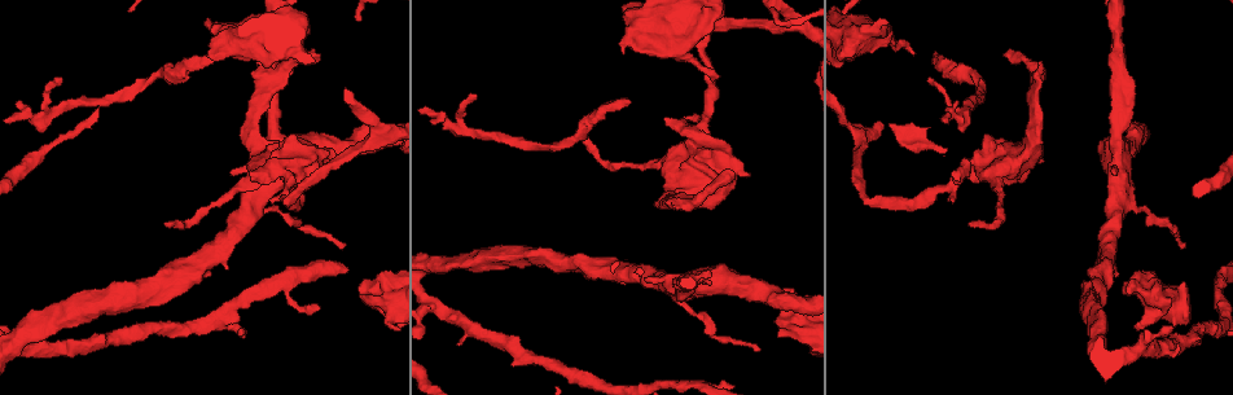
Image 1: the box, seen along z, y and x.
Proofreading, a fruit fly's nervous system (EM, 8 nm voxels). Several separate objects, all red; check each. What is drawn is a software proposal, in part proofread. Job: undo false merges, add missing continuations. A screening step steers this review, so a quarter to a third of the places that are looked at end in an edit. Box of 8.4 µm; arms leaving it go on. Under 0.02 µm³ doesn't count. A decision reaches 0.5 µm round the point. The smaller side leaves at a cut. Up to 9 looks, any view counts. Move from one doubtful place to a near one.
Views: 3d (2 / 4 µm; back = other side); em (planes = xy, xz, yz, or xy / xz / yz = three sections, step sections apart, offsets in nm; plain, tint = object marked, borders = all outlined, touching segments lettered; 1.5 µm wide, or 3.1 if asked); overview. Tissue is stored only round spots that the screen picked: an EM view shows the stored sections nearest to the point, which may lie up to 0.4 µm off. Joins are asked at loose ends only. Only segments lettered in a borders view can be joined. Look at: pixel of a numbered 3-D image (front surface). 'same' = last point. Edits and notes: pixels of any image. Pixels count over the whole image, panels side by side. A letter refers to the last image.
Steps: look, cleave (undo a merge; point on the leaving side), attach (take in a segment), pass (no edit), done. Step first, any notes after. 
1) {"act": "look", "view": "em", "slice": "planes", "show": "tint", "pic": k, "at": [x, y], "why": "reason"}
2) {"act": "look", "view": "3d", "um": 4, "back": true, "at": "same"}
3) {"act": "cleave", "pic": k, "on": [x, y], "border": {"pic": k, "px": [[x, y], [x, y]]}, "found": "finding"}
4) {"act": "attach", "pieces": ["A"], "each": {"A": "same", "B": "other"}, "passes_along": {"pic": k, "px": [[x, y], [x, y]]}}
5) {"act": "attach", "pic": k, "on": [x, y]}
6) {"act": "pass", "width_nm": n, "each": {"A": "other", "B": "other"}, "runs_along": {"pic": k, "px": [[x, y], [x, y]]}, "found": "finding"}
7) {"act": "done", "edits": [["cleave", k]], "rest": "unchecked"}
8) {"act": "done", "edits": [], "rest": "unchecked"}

{"act": "look", "view": "em", "slice": "planes", "show": "borders", "pic": 1, "at": [857, 137], "why": "three arms meet"}

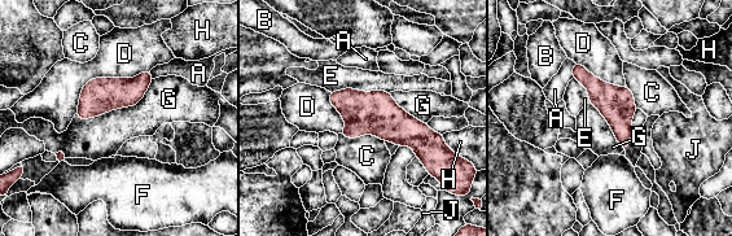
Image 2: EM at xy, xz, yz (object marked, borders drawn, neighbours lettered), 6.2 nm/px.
{"act": "pass", "width_nm": 190, "each": {"A": "other", "B": "other", "C": "other", "D": "other", "E": "other", "F": "other", "G": "other", "H": "other", "J": "other"}, "found": "one neuron here"}

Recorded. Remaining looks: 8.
{"act": "look", "view": "em", "slice": "planes", "show": "borders", "pic": 1, "at": [165, 224]}

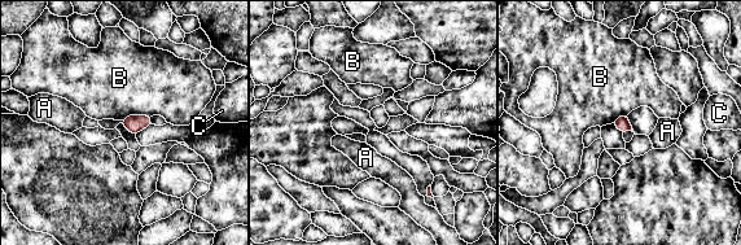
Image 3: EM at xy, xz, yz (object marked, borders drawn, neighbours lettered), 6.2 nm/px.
{"act": "pass", "longest_contact_nm": ["B", 200], "each": {"A": "other", "B": "other", "C": "other"}, "border": {"pic": 3, "px": [[152, 116], [126, 116], [121, 119]]}, "found": "no lettered segment goes on from it"}

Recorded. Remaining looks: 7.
{"act": "look", "view": "em", "slice": "xz", "step": 4, "show": "borders", "pic": 1, "at": [710, 282], "why": "an open end"}

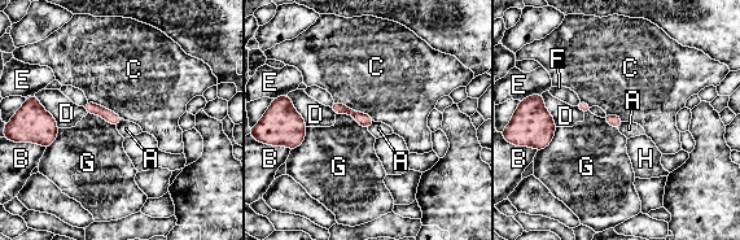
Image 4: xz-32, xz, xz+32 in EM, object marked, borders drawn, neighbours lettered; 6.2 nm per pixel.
{"act": "look", "view": "em", "slice": "planes", "show": "borders", "at": "same"}

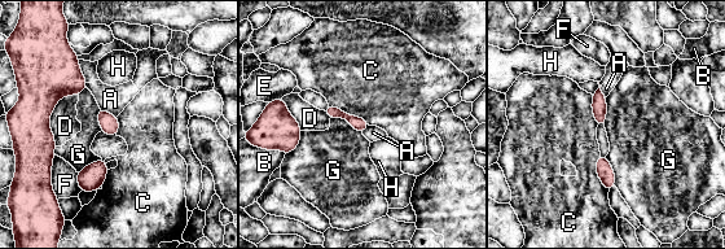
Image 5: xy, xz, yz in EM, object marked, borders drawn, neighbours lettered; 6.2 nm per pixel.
{"act": "pass", "each": {"A": "other", "B": "other", "C": "other", "D": "other", "E": "other", "F": "other", "G": "other", "H": "other"}, "border": {"pic": 5, "px": [[100, 108], [115, 117]]}, "found": "none of them fits"}

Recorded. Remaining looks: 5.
{"act": "look", "view": "em", "slice": "planes", "show": "borders", "pic": 1, "at": [757, 351]}

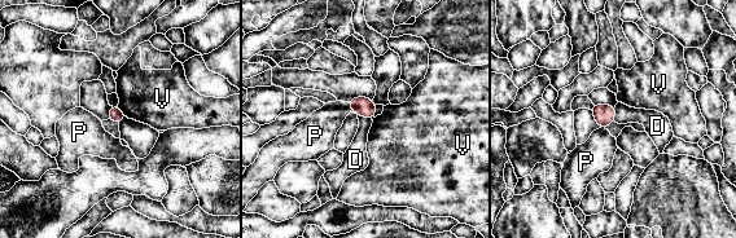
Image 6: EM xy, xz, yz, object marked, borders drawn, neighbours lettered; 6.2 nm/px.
{"act": "attach", "pieces": ["D"], "each": {"D": "same", "P": "other", "V": "other"}, "passes_along": {"pic": 6, "px": [[604, 114], [614, 114], [653, 122]]}, "found": "it goes on there"}

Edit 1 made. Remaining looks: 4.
{"act": "done", "edits": [["attach", 6]], "rest": "unchecked"}

